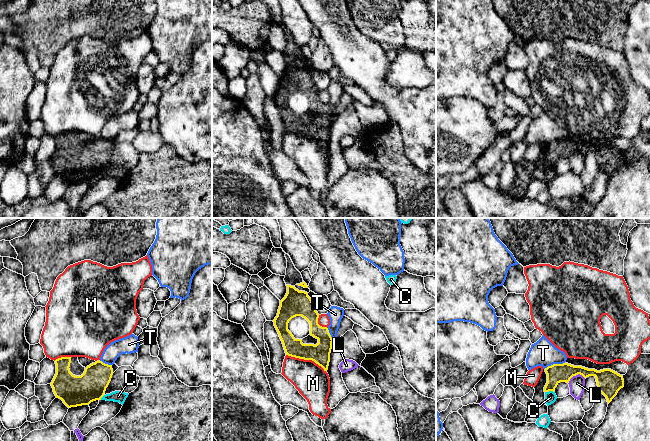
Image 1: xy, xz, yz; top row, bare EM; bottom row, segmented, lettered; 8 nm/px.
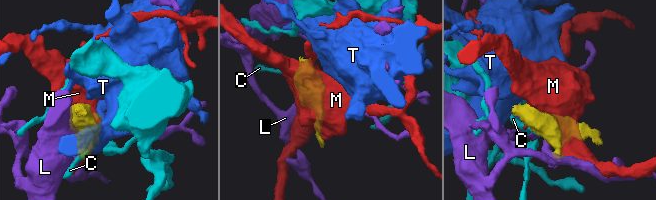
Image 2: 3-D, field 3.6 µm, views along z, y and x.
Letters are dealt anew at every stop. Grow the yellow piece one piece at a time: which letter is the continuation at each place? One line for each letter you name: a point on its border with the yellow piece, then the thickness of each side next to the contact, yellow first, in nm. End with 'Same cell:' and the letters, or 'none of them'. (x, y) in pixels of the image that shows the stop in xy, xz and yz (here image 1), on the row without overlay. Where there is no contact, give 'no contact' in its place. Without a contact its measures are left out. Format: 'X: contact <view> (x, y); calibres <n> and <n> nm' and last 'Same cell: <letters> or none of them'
Same cell: none of them

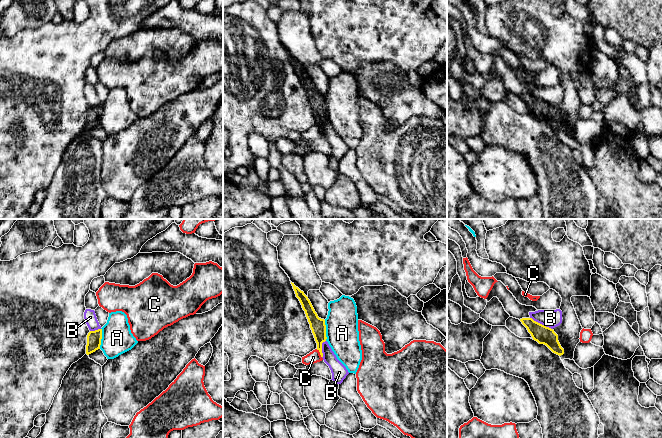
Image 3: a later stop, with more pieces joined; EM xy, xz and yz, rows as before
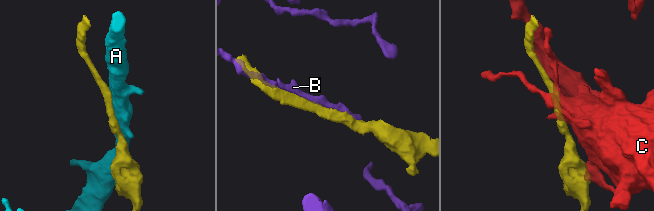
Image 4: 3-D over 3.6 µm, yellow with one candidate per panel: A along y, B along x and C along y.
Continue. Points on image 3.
Same cell: none of them

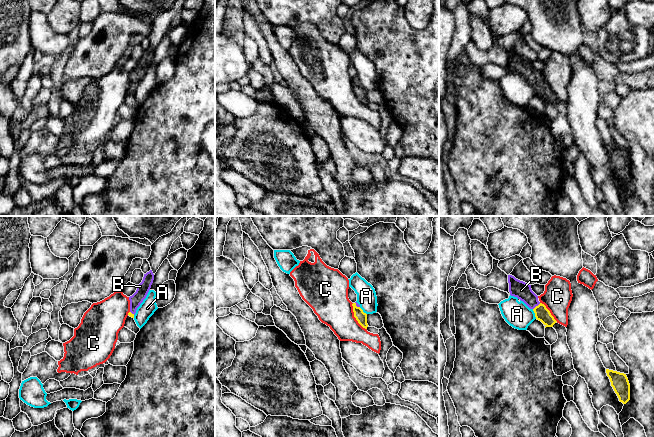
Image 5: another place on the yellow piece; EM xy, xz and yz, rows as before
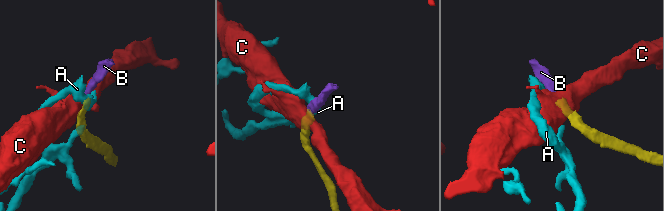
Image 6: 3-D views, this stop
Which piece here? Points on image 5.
B: contact yz (536, 82); calibres 120 and 140 nm
Same cell: B

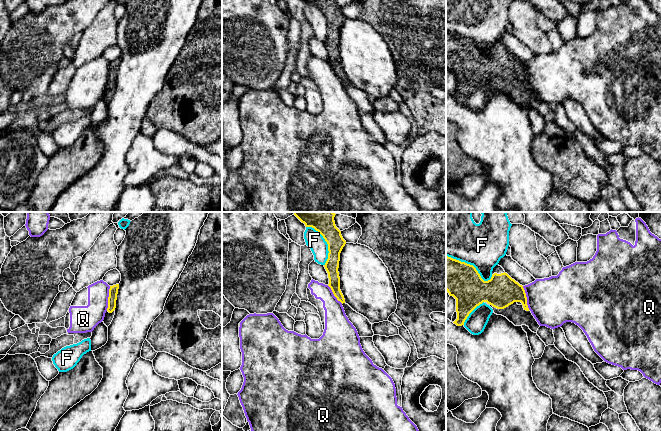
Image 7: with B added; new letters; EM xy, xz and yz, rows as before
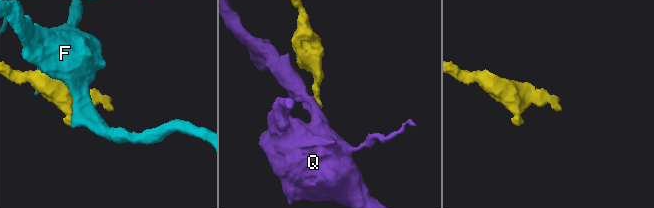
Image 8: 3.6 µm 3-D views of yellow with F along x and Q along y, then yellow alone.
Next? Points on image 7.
Same cell: none of them

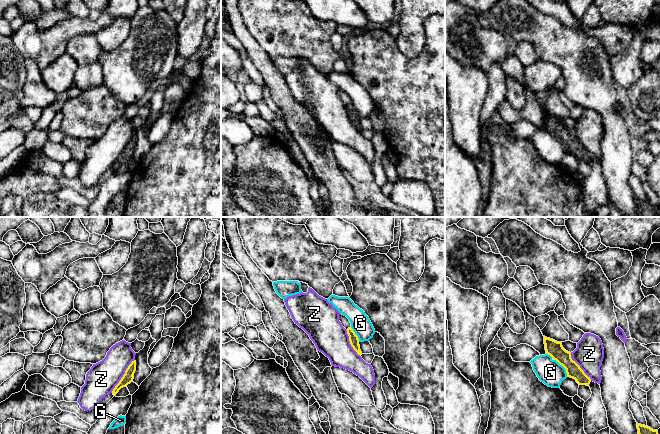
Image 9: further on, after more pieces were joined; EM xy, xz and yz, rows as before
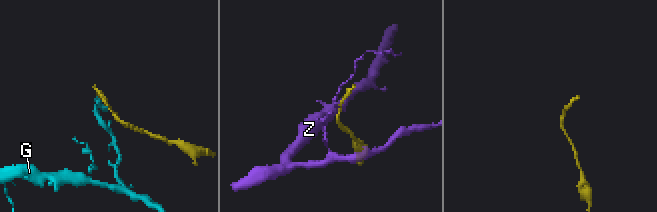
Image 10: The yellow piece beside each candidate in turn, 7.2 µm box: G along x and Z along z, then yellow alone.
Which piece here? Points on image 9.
Same cell: none of them

